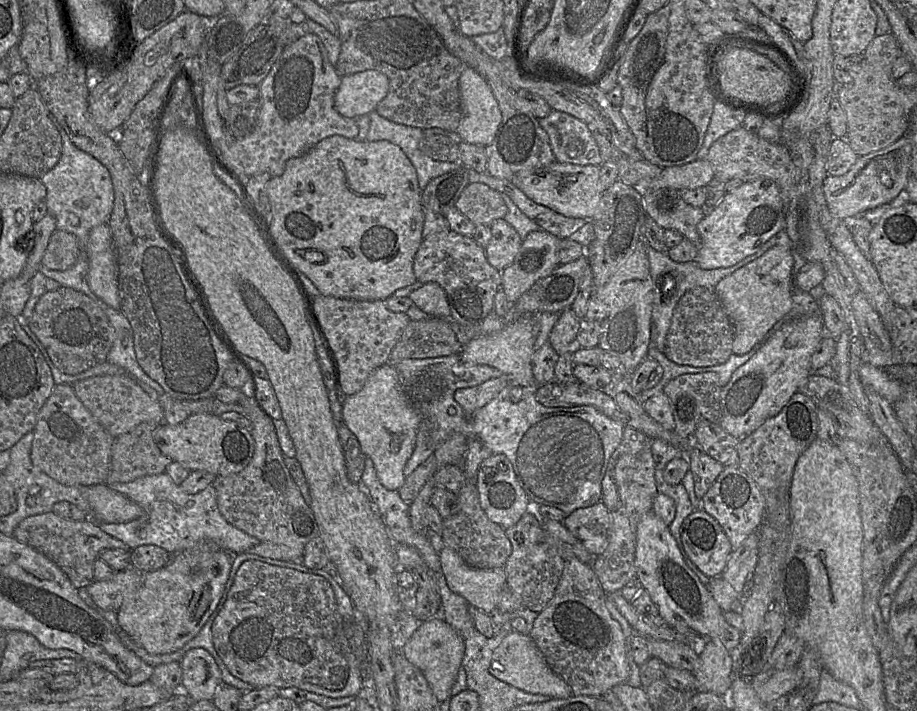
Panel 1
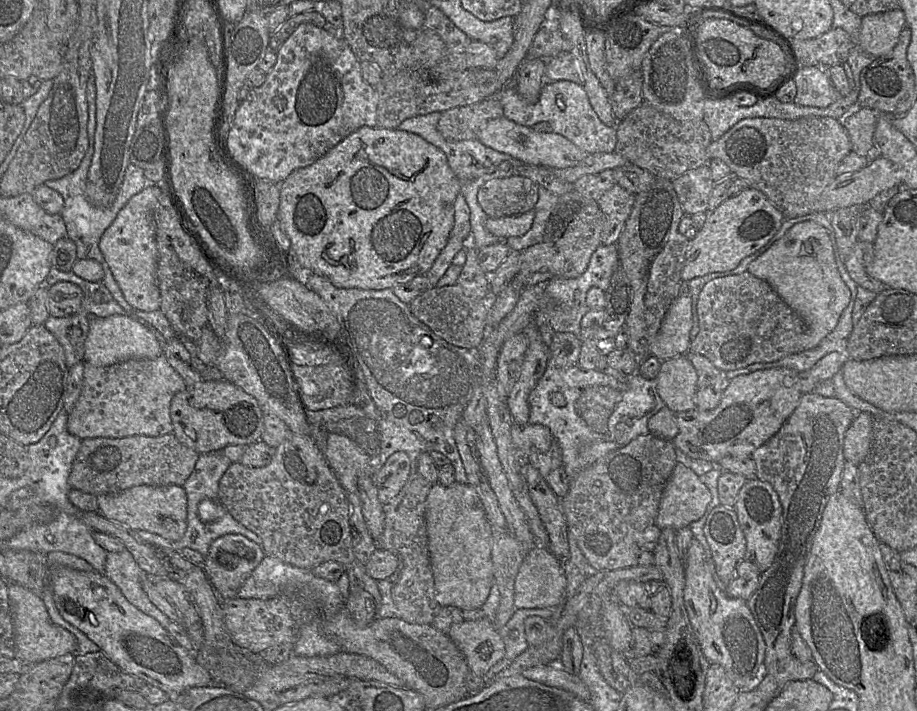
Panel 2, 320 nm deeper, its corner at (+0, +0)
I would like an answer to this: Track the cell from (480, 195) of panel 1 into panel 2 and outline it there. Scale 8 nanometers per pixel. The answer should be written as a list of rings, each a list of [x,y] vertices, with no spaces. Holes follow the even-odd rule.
[[[523,176],[494,178],[480,187],[477,201],[489,218],[515,216],[534,209],[539,187]]]

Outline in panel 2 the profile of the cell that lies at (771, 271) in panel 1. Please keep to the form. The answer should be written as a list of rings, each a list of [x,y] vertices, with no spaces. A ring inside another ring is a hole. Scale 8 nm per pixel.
[[[813,221],[794,225],[756,260],[747,272],[766,281],[806,324],[806,350],[815,347],[837,325],[851,292],[839,273],[828,231]]]

